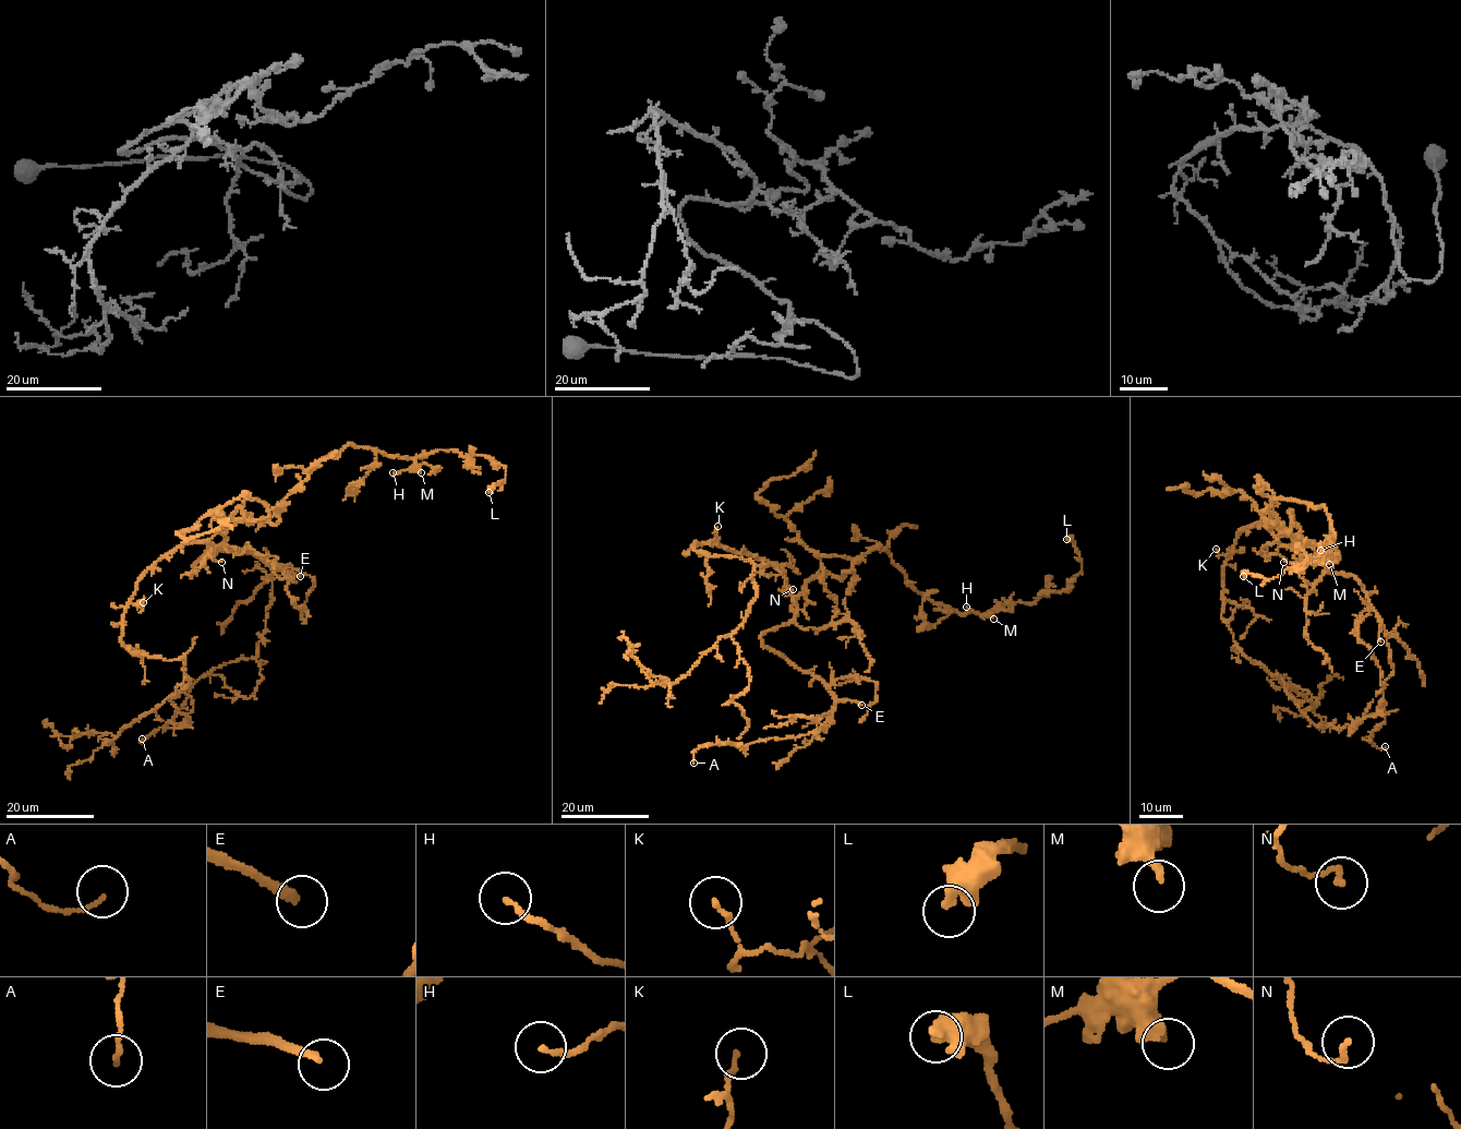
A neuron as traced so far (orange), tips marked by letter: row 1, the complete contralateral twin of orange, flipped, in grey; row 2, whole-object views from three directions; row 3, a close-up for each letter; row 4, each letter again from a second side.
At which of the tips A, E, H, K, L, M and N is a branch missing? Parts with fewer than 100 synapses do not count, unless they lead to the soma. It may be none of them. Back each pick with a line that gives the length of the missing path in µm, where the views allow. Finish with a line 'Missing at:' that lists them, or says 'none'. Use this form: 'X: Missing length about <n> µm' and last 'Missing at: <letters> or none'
E: Missing length about 90 µm
Missing at: E

